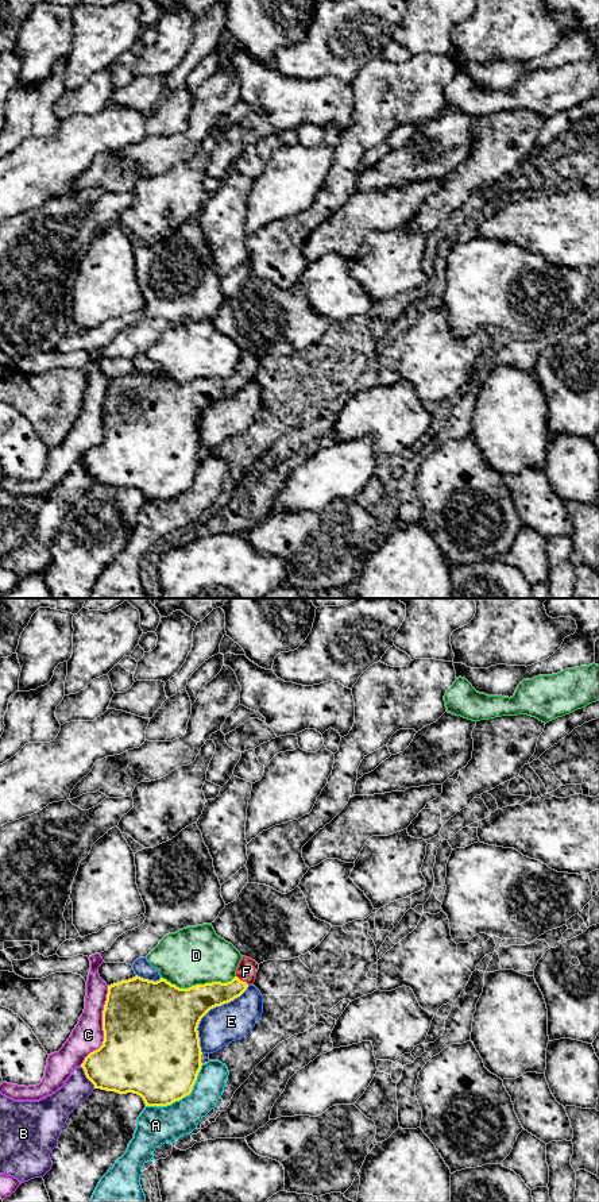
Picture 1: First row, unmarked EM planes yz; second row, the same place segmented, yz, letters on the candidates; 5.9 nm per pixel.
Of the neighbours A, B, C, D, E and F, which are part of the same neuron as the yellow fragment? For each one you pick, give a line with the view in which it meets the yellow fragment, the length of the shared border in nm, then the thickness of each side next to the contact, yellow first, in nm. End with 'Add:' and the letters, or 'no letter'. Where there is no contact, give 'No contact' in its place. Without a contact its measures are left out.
F: Touches yellow in yz. Shared border 70 nm. Thickness 160 nm (yellow) against 110 nm
Add: F

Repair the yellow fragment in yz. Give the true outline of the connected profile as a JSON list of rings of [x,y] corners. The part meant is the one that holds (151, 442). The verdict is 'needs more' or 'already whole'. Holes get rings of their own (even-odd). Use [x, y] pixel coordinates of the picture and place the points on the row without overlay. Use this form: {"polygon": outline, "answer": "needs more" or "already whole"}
{"polygon": [[[243,351],[231,377],[212,377],[189,384],[179,384],[163,373],[154,377],[138,370],[108,381],[103,405],[104,436],[81,459],[86,473],[94,484],[138,489],[146,501],[167,501],[189,490],[202,461],[197,425],[201,413],[254,380],[255,361],[255,355]]], "answer": "needs more"}

